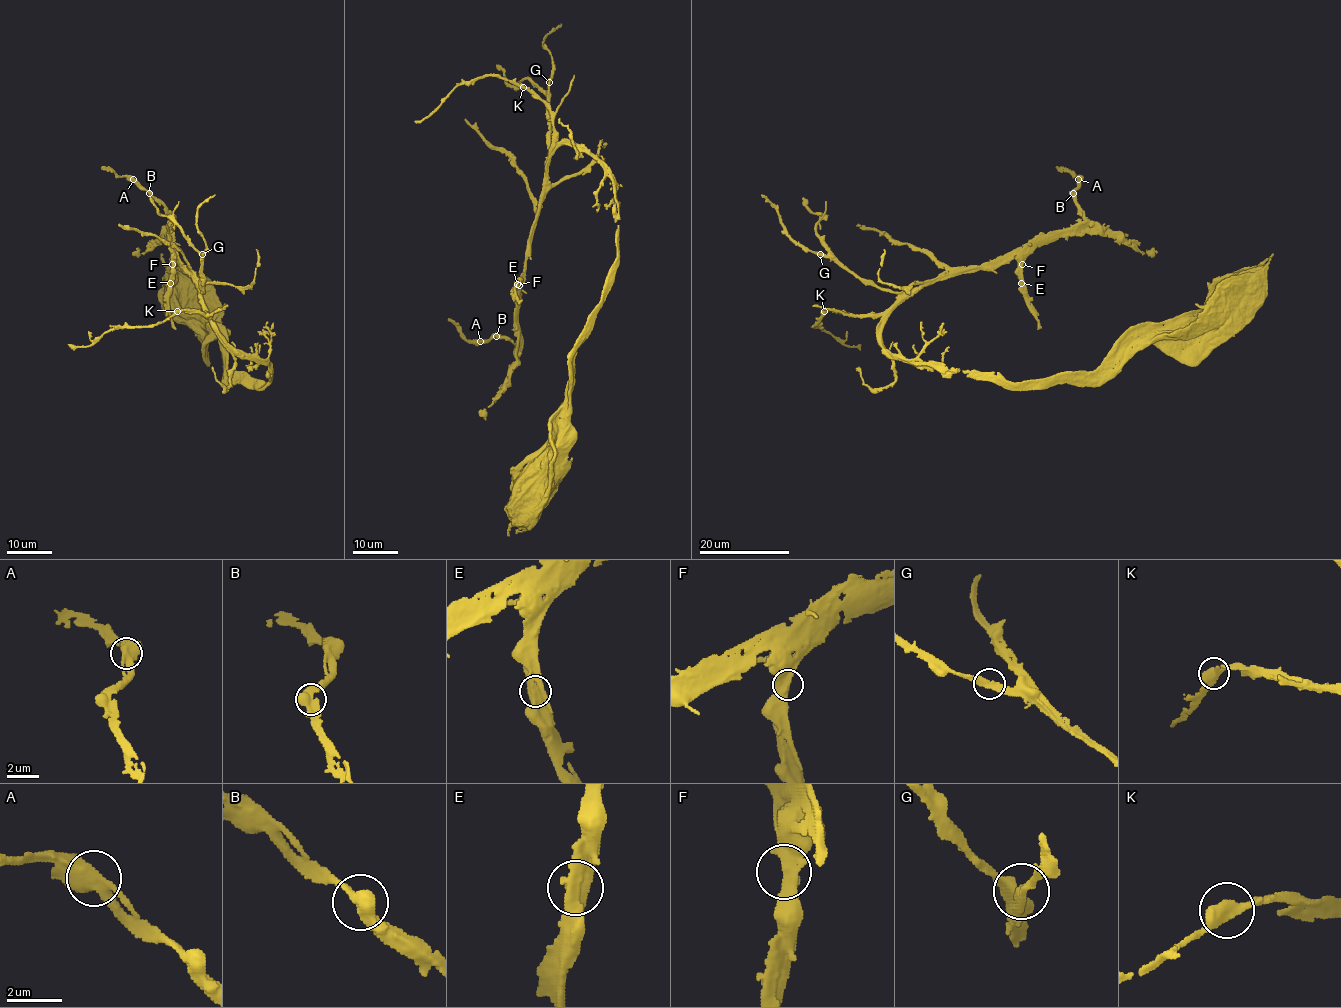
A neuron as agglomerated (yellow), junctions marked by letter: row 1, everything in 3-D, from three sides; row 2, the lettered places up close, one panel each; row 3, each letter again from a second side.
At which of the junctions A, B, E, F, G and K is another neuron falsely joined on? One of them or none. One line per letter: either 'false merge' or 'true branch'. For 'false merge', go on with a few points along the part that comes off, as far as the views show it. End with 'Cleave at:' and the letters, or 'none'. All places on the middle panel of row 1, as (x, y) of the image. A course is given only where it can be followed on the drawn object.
A: true branch
B: true branch
E: true branch
F: true branch
G: true branch
K: true branch
Cleave at: none

